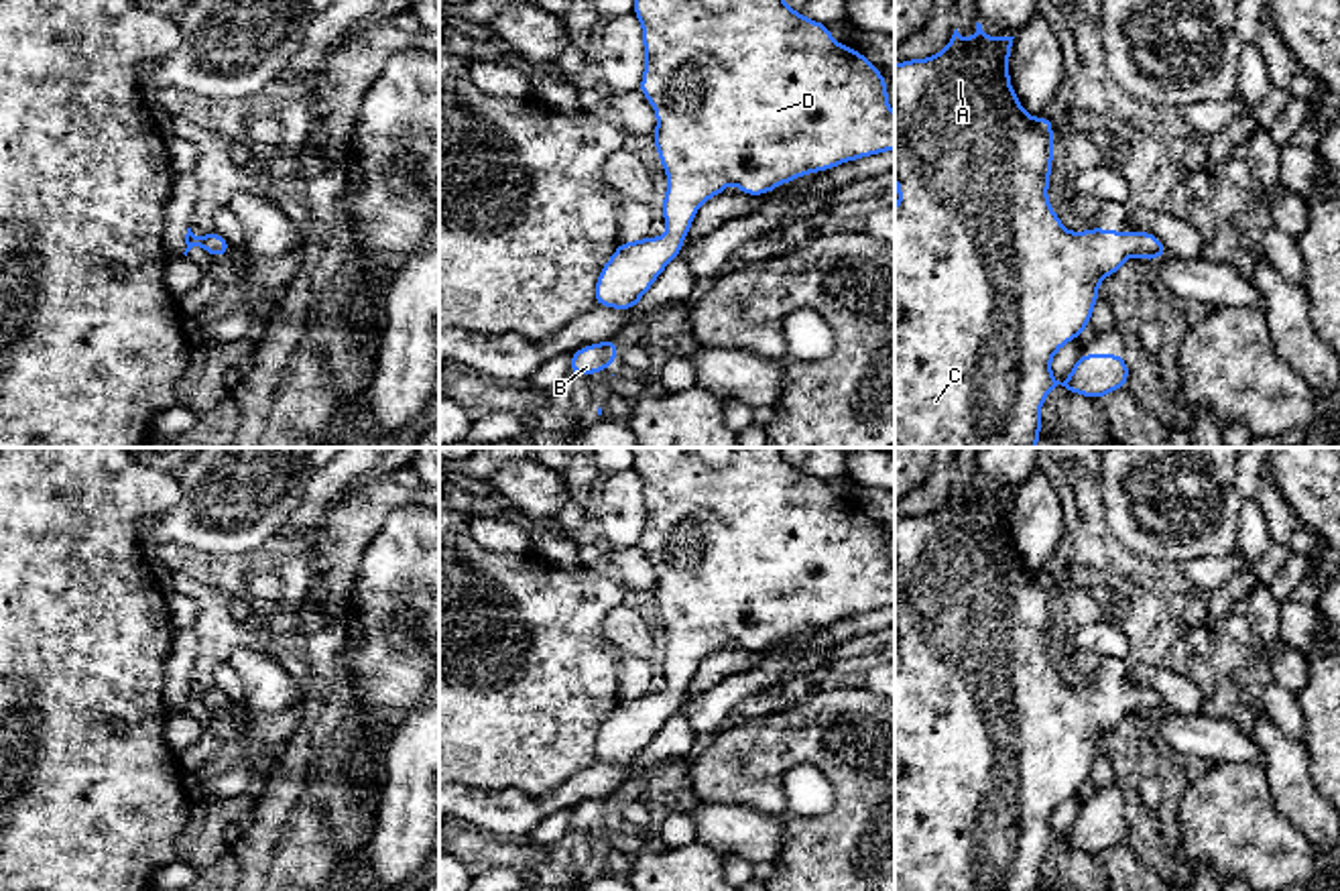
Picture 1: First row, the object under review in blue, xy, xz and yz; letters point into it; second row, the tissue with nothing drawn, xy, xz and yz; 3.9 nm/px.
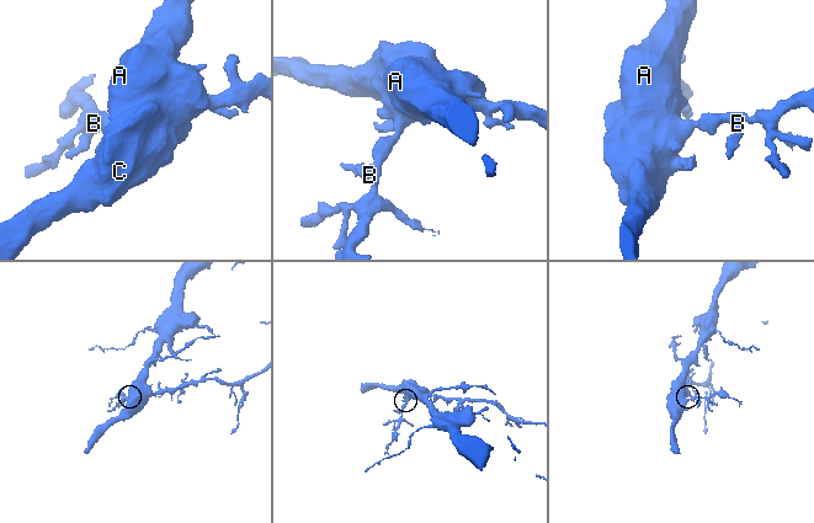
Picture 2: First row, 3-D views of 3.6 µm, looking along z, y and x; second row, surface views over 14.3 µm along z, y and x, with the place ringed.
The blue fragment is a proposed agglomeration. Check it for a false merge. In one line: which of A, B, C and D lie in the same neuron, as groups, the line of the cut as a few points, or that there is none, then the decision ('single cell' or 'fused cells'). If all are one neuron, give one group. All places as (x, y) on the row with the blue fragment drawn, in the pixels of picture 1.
groups A B C D; cut none; single cell

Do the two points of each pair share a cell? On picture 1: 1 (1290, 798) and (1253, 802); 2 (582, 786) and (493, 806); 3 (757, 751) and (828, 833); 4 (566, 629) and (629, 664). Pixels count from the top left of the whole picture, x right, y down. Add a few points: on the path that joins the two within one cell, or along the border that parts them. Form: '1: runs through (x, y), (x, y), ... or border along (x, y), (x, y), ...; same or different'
1: border along (1263, 765), (1273, 802), (1292, 822); different
2: runs through (560, 798), (539, 808), (515, 808); same
3: runs through (757, 778), (757, 784), (802, 833); same
4: border along (621, 651), (619, 696); different

